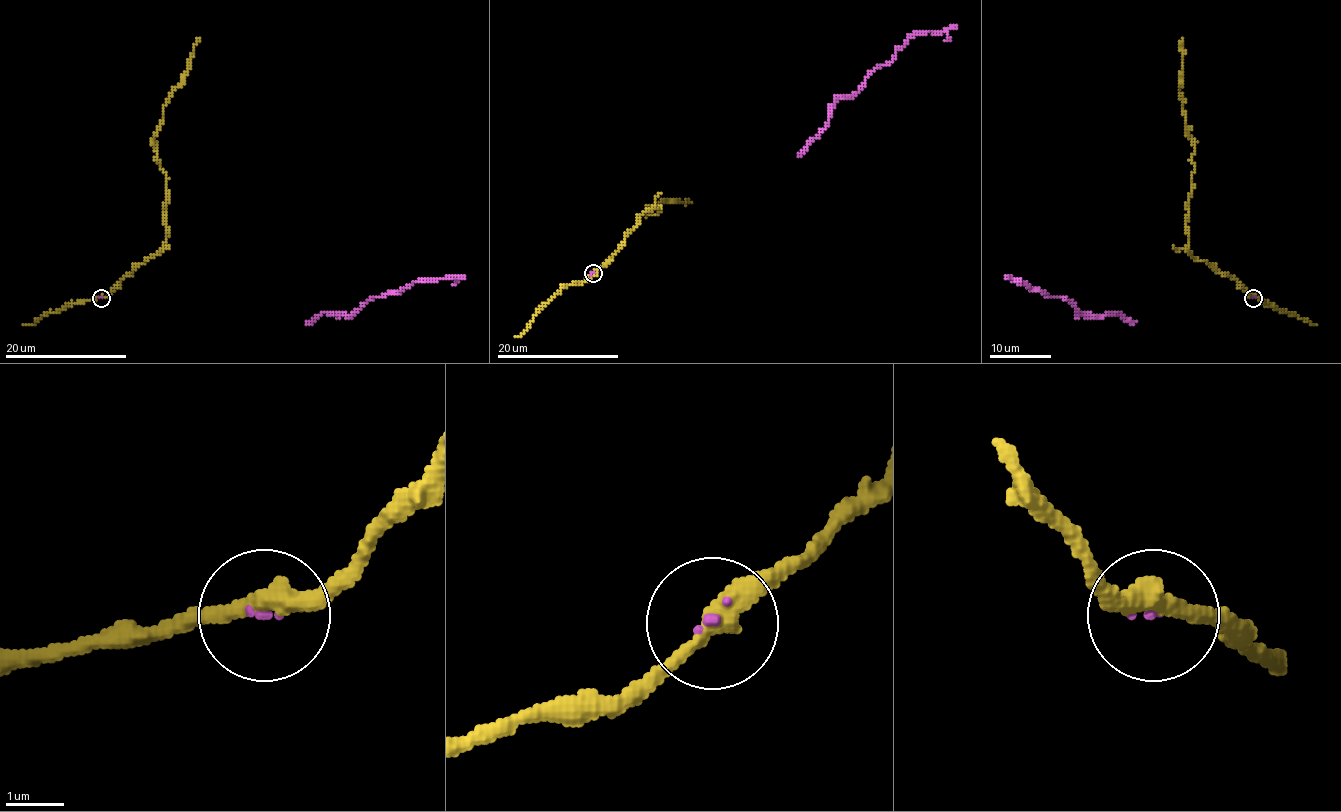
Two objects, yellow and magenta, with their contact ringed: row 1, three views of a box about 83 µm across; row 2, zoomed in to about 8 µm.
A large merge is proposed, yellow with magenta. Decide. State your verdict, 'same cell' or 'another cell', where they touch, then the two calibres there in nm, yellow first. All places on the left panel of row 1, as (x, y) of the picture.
same cell; place (101, 298); calibres 360 and 80 nm

